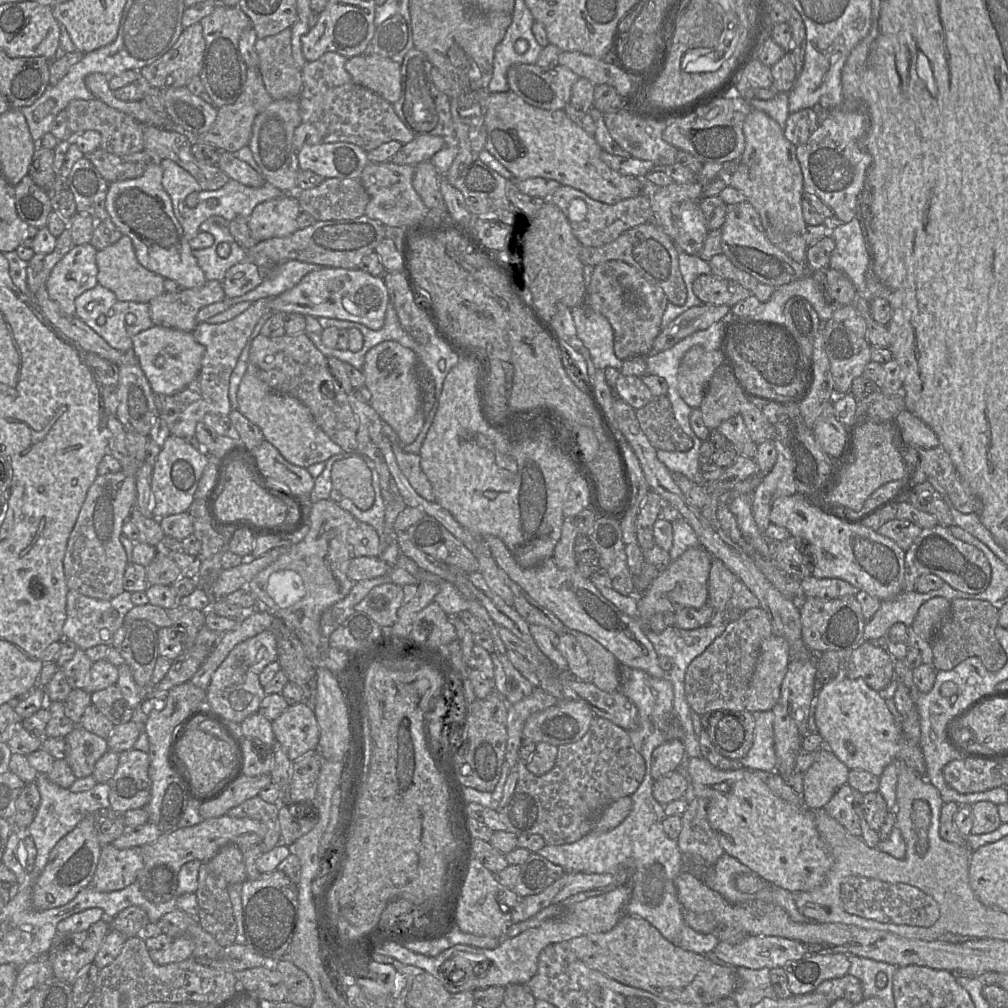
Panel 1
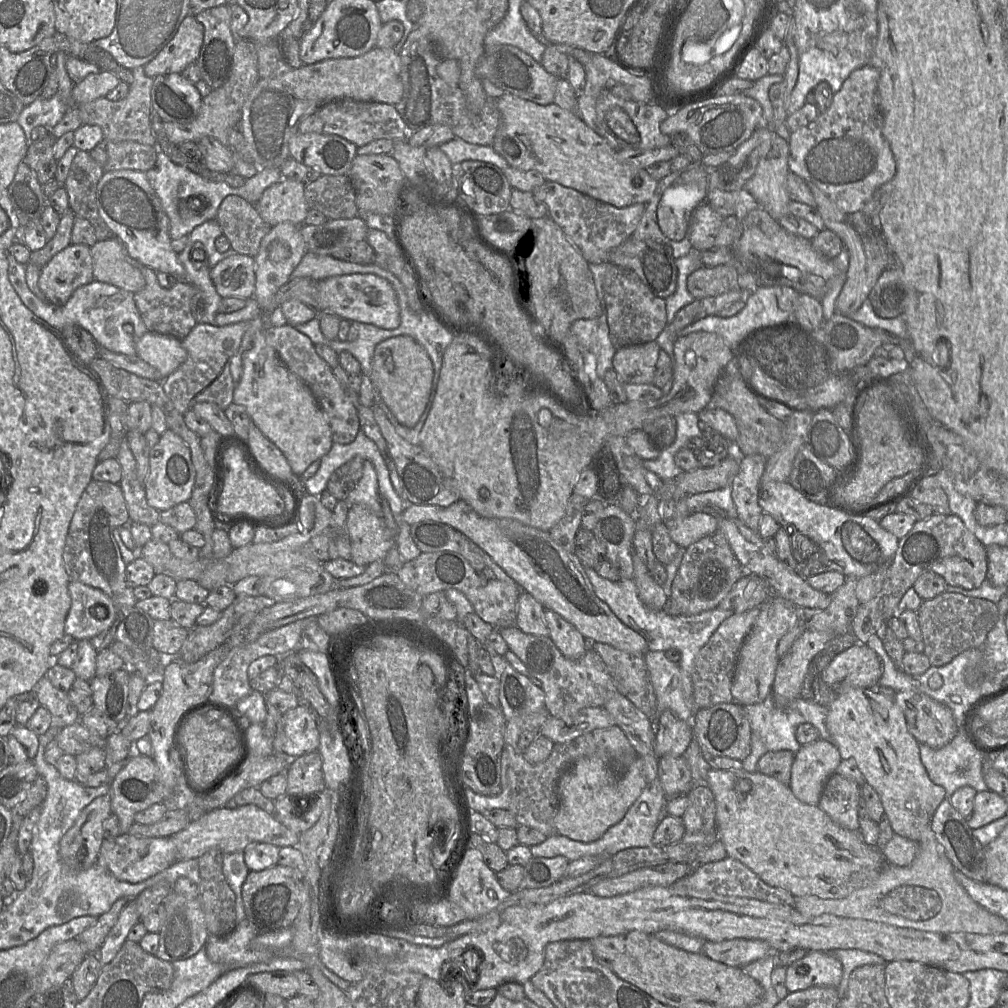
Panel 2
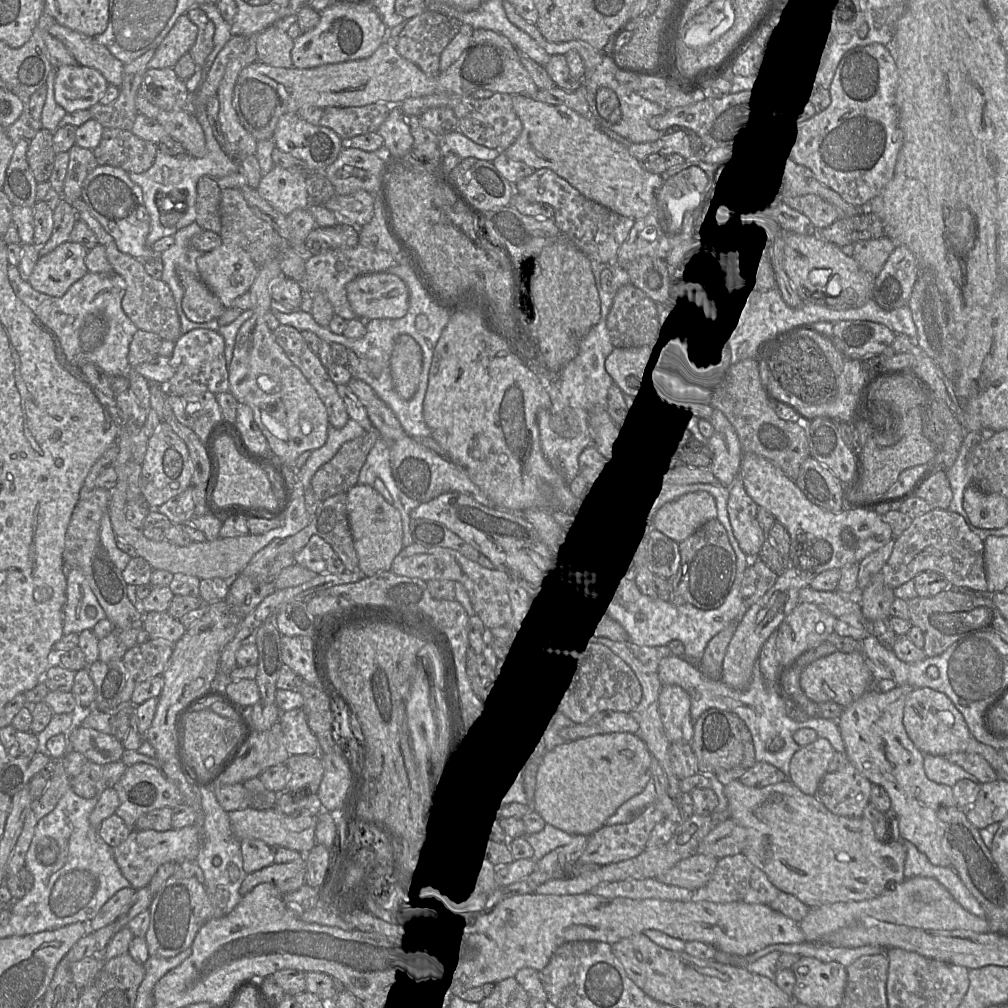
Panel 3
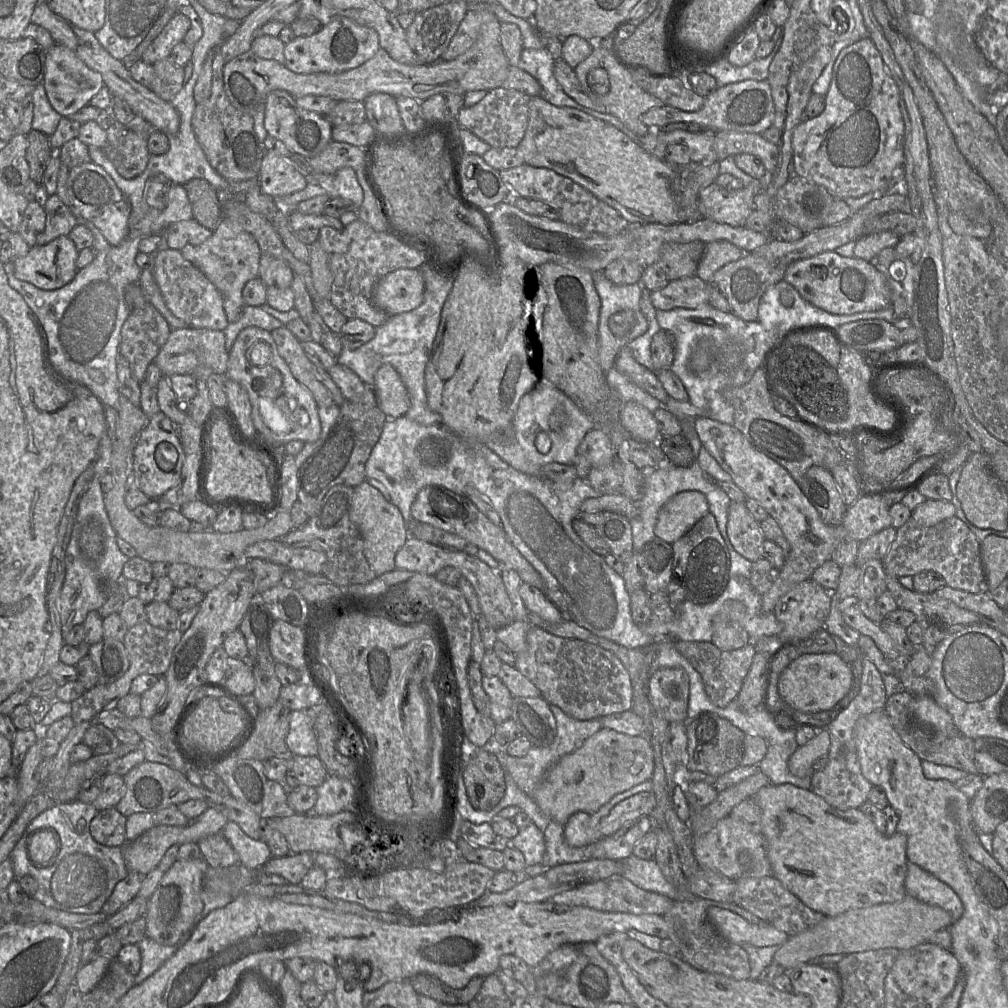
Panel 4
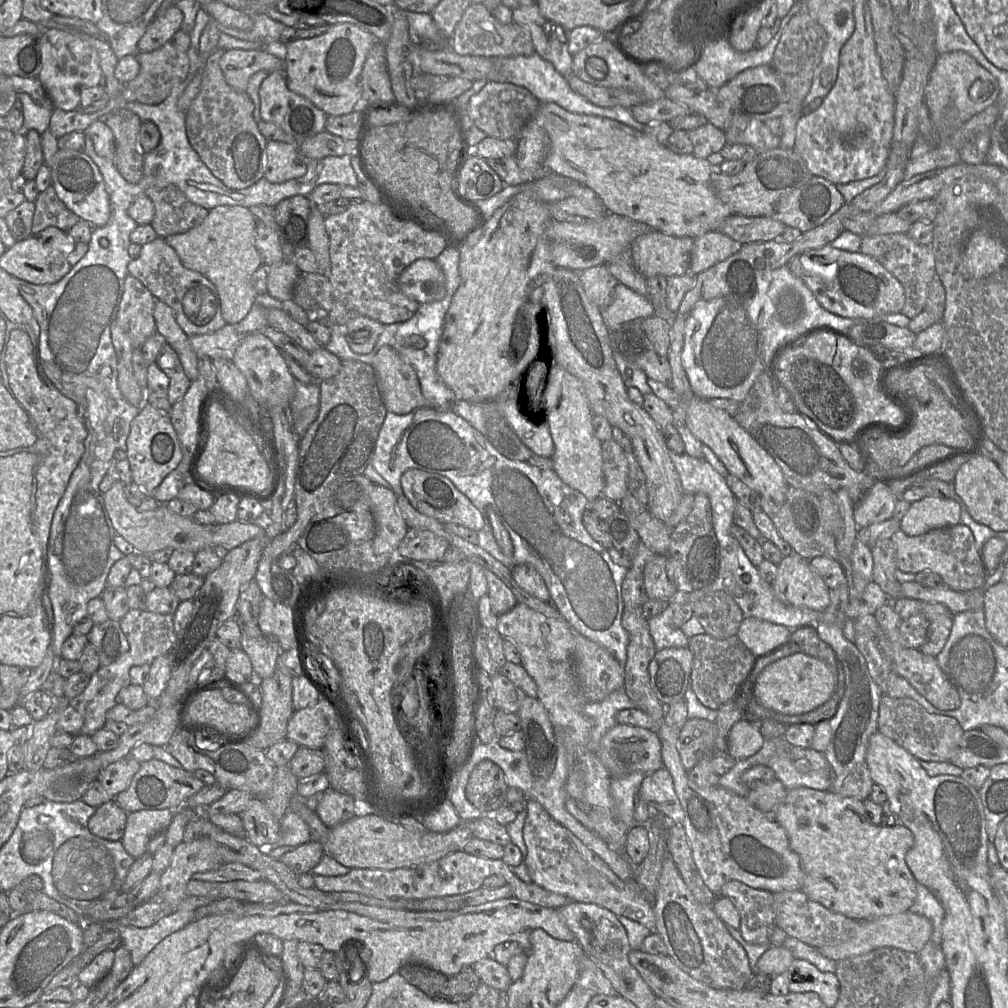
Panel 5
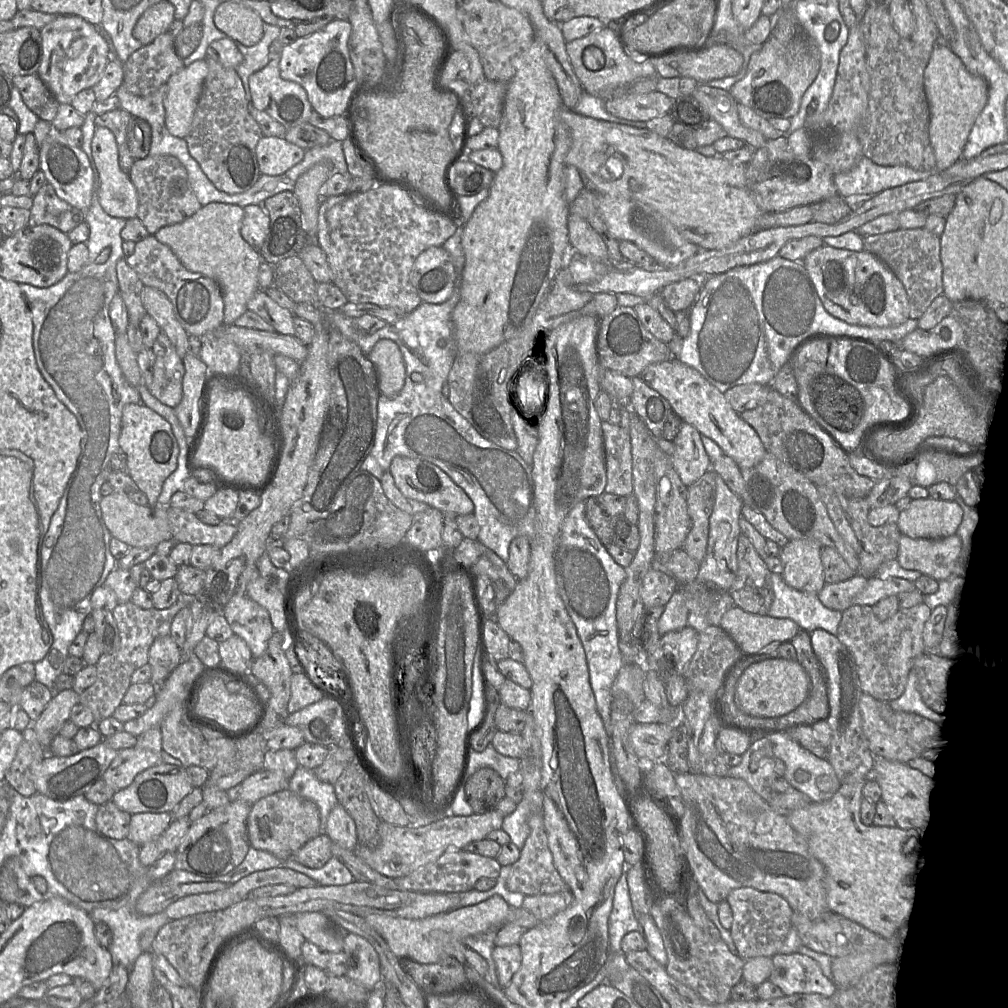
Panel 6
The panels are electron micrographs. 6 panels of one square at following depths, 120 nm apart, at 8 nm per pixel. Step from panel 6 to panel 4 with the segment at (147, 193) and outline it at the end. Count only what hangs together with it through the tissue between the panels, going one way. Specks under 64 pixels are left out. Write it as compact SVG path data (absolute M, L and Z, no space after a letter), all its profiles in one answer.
M194 218L179 221L160 233L166 237L168 248L181 250L187 245L200 245L205 242L213 231L199 224Z

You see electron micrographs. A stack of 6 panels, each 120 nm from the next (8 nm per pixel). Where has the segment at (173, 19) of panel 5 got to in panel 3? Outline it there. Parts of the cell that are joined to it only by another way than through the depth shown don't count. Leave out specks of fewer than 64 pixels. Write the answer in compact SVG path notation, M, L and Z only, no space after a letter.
M186 13L182 14L155 50L148 68L173 68L184 54L190 52L197 33L197 25L189 19Z

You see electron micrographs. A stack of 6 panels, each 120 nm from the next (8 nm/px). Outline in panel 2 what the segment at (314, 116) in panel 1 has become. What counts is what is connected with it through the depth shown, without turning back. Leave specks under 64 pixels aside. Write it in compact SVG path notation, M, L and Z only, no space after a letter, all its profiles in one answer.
M339 99L323 105L317 113L323 121L323 133L338 135L357 147L378 139L408 141L409 138L403 119L391 104Z

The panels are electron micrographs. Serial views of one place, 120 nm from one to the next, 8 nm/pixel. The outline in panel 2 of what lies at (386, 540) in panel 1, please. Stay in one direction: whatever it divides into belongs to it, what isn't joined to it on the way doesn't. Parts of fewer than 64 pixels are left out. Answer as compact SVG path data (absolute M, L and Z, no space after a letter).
M364 461L363 475L345 501L347 501L350 506L353 504L361 504L382 518L382 507L378 495L377 474L370 461Z

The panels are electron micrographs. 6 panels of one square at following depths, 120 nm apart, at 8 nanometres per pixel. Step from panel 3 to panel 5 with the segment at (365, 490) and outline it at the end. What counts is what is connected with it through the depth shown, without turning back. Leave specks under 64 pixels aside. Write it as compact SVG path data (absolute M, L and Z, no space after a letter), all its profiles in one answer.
M372 484L370 500L375 522L373 550L377 555L392 554L408 531L397 504L397 495L392 489Z

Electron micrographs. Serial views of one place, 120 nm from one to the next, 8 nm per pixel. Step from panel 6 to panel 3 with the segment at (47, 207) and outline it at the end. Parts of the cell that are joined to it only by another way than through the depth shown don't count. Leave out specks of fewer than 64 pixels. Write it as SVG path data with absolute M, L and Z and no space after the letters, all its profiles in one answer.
M64 198L53 211L53 231L50 239L39 247L39 255L45 255L60 244L70 241L71 232L78 219L76 210Z

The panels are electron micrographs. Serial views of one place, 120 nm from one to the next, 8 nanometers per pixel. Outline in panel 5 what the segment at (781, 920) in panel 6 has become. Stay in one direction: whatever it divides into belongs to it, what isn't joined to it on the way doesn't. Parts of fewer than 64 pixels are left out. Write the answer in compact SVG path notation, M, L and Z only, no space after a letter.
M738 881L723 885L719 896L728 898L740 915L740 932L748 943L770 943L771 930L775 927L773 893L747 886Z

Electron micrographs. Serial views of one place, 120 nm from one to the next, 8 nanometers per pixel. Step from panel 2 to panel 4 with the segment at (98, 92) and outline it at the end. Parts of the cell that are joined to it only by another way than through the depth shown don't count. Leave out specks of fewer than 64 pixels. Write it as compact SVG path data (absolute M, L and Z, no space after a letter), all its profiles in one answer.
M56 43L46 51L42 84L54 110L61 116L68 117L90 104L91 99L104 86L104 80L99 72L89 68L72 50Z

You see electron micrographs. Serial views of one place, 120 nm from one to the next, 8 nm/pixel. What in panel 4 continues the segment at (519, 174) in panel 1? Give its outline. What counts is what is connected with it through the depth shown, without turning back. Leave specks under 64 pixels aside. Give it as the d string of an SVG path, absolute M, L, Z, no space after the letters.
M541 96L531 97L528 102L528 125L524 137L520 144L516 147L517 152L524 159L524 163L534 167L544 167L554 170L556 173L570 178L573 182L579 184L595 197L608 204L619 212L619 214L629 223L658 223L662 225L670 225L683 222L692 222L700 218L699 202L695 205L693 210L683 210L678 204L678 201L673 193L673 181L676 176L677 168L669 165L665 159L658 159L642 149L634 140L624 134L622 131L614 127L612 124L597 119L585 112L571 108L571 107L558 107L552 105Z

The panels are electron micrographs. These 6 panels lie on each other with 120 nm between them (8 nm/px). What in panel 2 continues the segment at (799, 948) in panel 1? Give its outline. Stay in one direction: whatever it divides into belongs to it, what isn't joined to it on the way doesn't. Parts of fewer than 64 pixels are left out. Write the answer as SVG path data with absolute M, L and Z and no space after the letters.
M732 939L721 942L705 942L701 954L716 962L742 968L774 954L774 951L763 941Z

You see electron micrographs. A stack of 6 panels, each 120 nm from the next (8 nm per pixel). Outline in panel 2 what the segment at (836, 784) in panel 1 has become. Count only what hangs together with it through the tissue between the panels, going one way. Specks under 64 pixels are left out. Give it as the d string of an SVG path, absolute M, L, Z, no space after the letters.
M821 738L801 746L791 769L794 796L802 803L818 806L825 784L841 760L837 747Z

